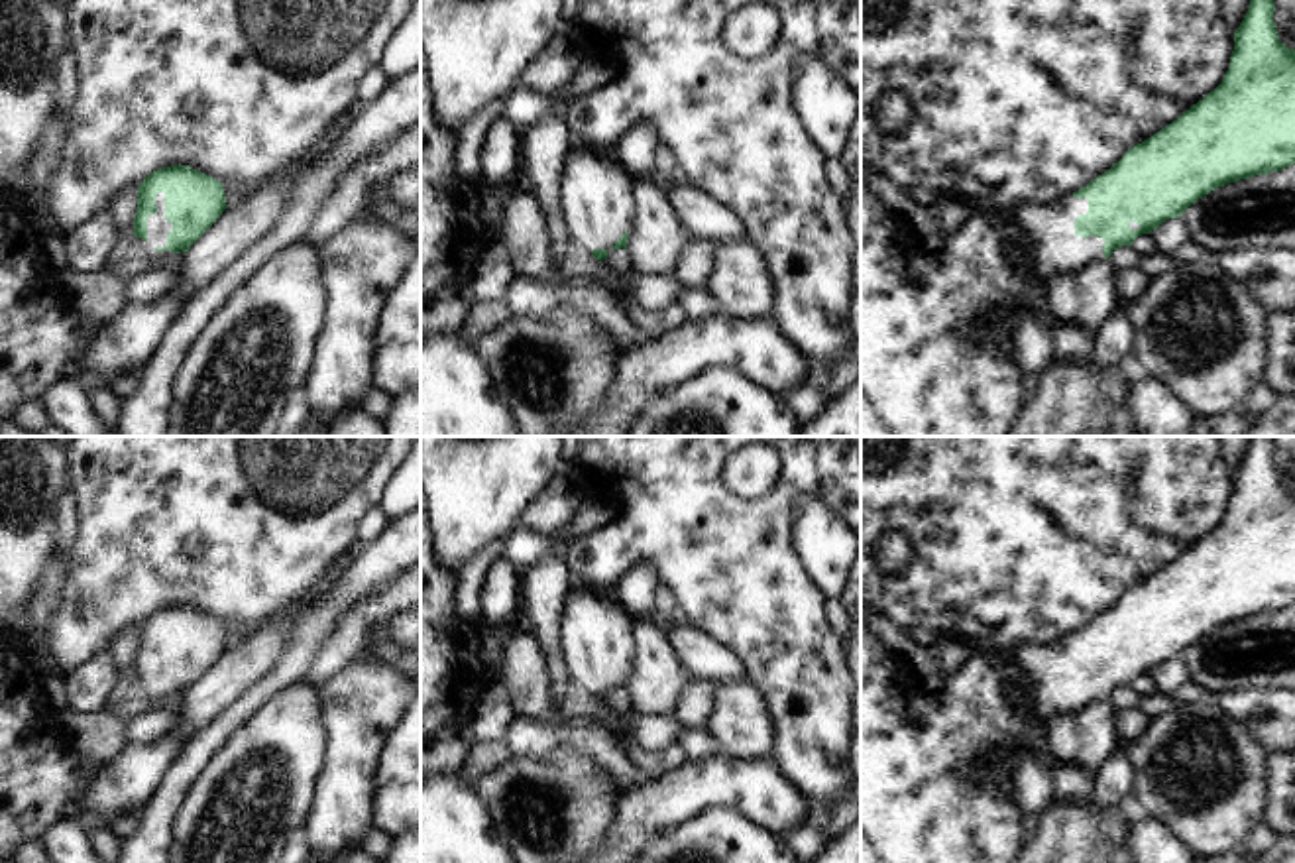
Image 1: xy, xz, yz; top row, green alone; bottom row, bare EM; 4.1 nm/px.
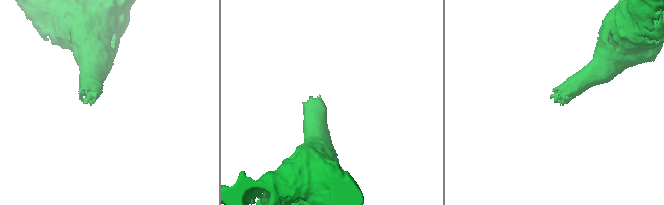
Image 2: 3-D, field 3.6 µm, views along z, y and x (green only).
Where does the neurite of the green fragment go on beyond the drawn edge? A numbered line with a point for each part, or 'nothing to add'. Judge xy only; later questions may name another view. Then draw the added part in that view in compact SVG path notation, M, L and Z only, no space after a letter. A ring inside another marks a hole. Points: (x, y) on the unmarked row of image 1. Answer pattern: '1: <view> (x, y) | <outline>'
1: xy (158, 669) | M157 633L155 647L157 653L147 657L147 680L136 678L141 702L145 704L167 700L173 694L171 690L163 690L167 686L167 674L173 668L173 664L165 661L165 633Z

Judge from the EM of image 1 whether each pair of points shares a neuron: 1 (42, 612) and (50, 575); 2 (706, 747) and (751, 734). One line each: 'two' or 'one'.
1: one
2: two

